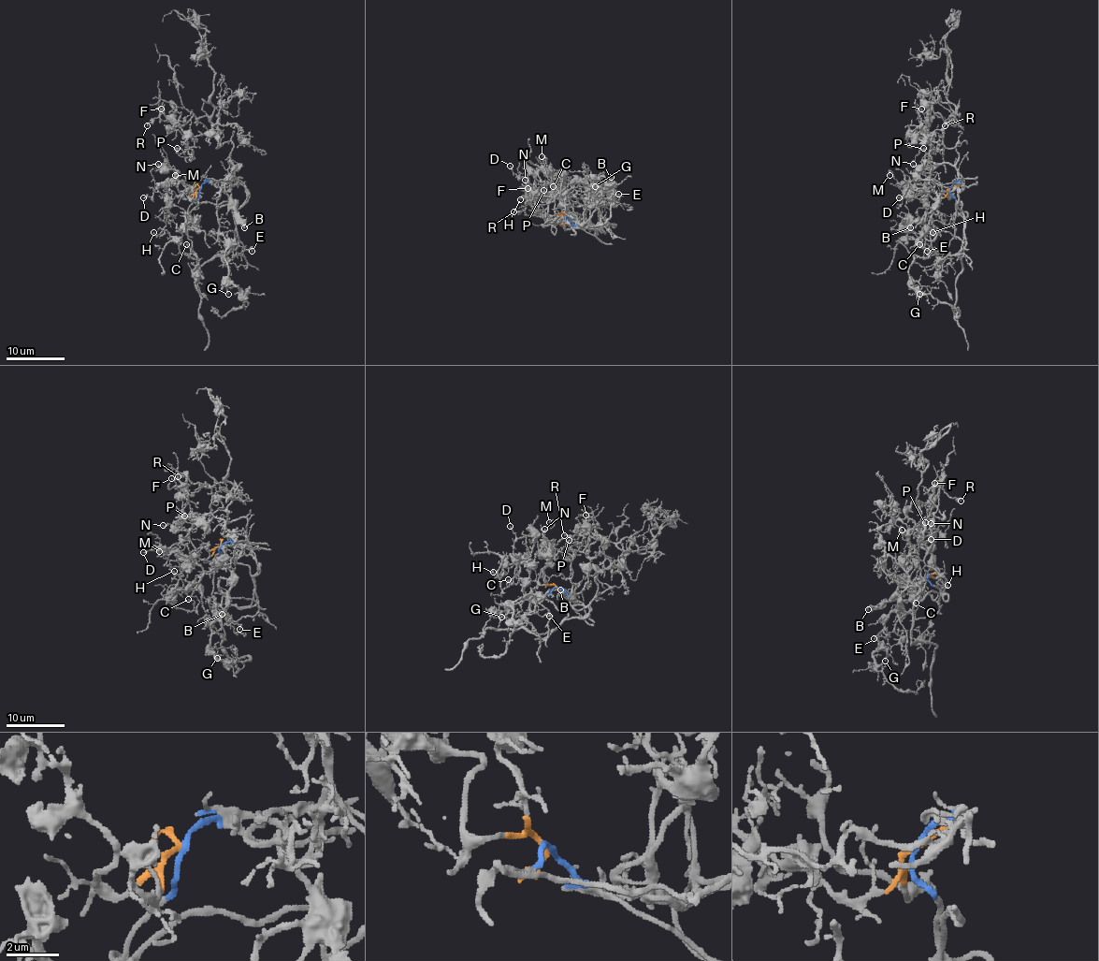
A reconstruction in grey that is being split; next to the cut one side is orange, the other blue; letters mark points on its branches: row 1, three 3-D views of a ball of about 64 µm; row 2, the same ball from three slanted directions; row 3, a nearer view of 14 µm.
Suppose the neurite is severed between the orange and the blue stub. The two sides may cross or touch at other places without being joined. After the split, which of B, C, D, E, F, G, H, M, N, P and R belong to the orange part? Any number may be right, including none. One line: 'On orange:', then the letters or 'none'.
On orange: D, H, M, N

